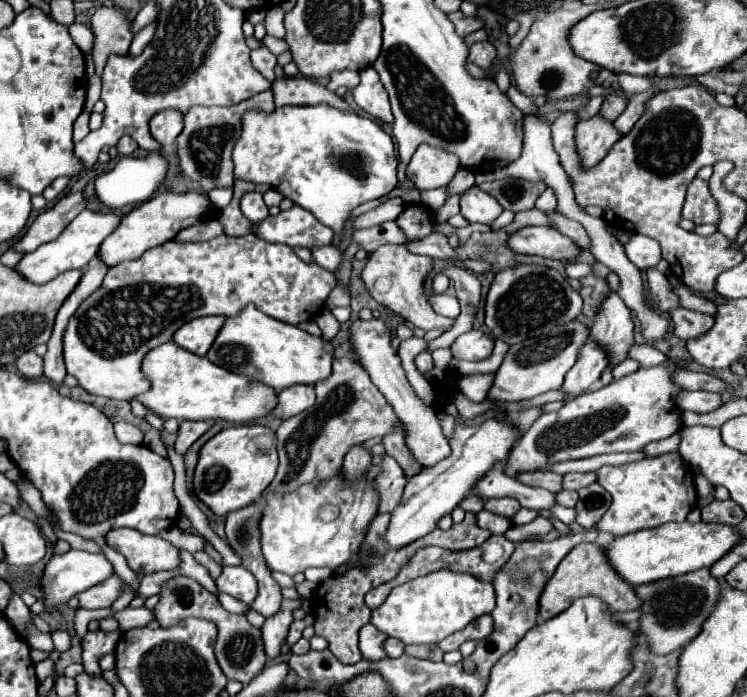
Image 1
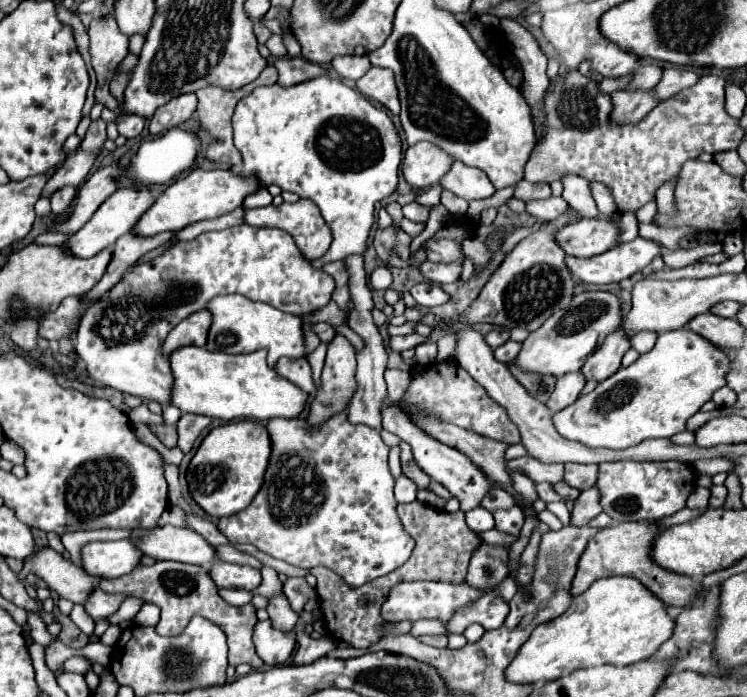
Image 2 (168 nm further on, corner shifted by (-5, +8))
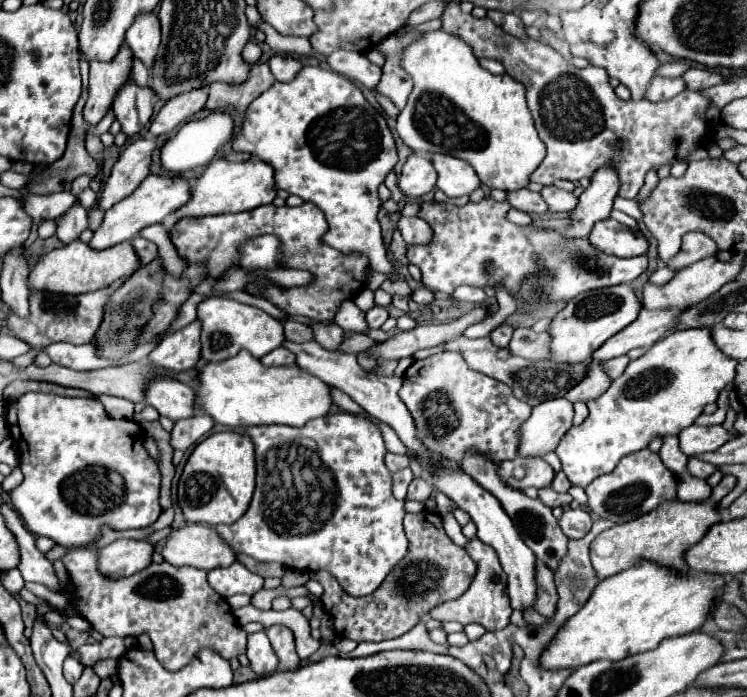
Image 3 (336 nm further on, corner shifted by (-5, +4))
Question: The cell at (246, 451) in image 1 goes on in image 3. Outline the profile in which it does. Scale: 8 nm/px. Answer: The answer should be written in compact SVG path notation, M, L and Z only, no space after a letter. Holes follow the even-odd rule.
M224 431L206 437L188 457L178 483L178 505L182 515L186 521L206 525L238 521L248 511L254 493L254 477L254 445L246 433Z

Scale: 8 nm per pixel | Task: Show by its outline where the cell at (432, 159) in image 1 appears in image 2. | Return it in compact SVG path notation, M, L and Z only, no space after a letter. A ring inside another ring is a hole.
M420 141L404 153L402 175L404 179L418 189L426 189L430 185L440 183L440 179L450 171L454 159L442 147L432 145L428 141Z

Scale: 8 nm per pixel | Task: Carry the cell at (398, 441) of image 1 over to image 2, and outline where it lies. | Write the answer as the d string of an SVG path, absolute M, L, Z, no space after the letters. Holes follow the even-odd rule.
M400 443L400 451L402 451L402 473L406 477L410 477L418 487L428 487L430 477L416 465L410 445L408 443Z

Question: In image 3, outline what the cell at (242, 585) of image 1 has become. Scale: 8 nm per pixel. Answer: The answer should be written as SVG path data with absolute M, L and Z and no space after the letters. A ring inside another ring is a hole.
M236 561L226 569L208 571L208 583L222 597L230 597L230 595L236 595L236 593L254 595L256 591L262 589L264 579L260 575L248 571L242 563Z

